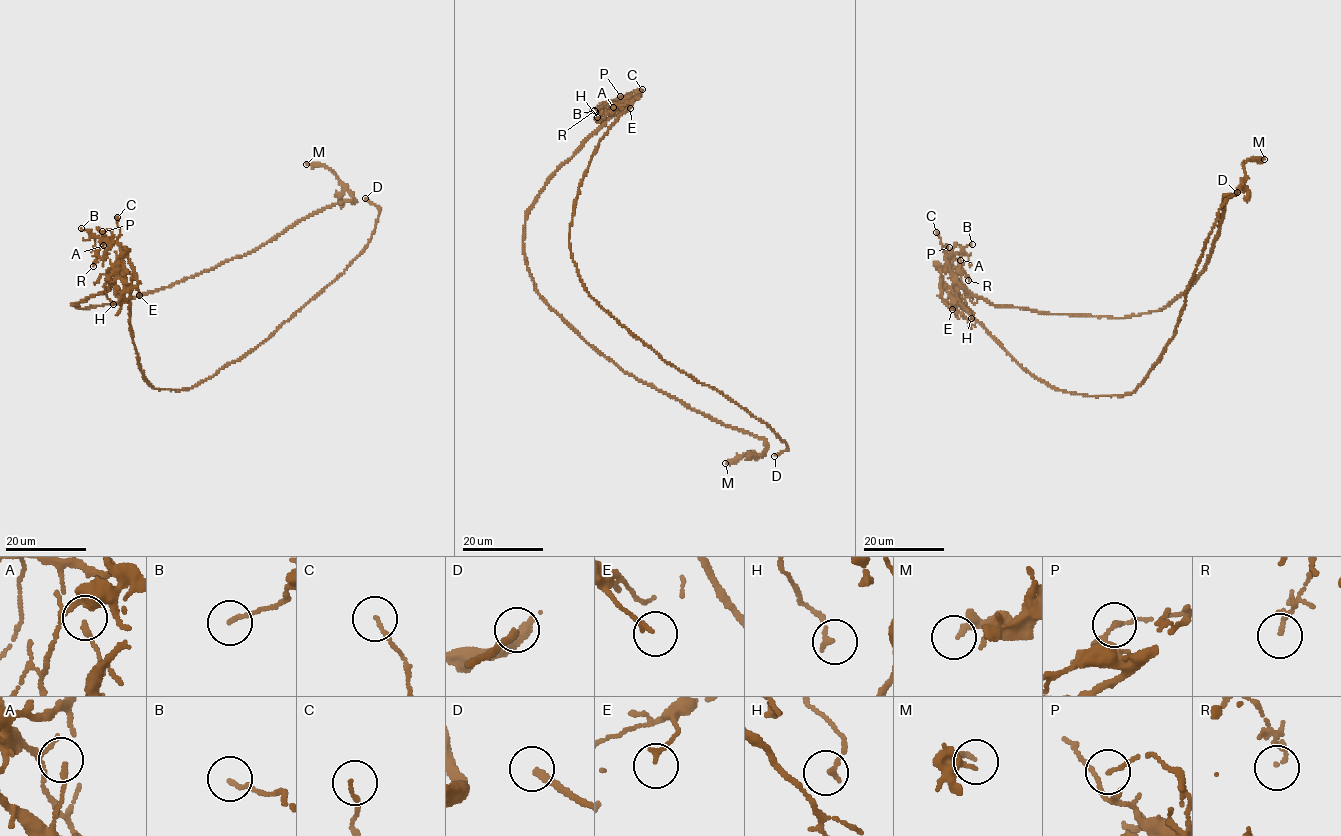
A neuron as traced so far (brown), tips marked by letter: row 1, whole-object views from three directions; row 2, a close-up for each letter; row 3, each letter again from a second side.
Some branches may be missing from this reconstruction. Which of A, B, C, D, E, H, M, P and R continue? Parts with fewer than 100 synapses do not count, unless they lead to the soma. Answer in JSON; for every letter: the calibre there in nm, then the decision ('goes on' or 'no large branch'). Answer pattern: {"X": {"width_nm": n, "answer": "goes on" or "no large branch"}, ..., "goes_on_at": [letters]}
{"A": {"width_nm": 160, "answer": "no large branch"}, "B": {"width_nm": 120, "answer": "no large branch"}, "C": {"width_nm": 110, "answer": "no large branch"}, "D": {"width_nm": 240, "answer": "goes on"}, "E": {"width_nm": 150, "answer": "no large branch"}, "H": {"width_nm": 150, "answer": "no large branch"}, "M": {"width_nm": 140, "answer": "no large branch"}, "P": {"width_nm": 70, "answer": "no large branch"}, "R": {"width_nm": 140, "answer": "no large branch"}, "goes_on_at": ["D"]}

